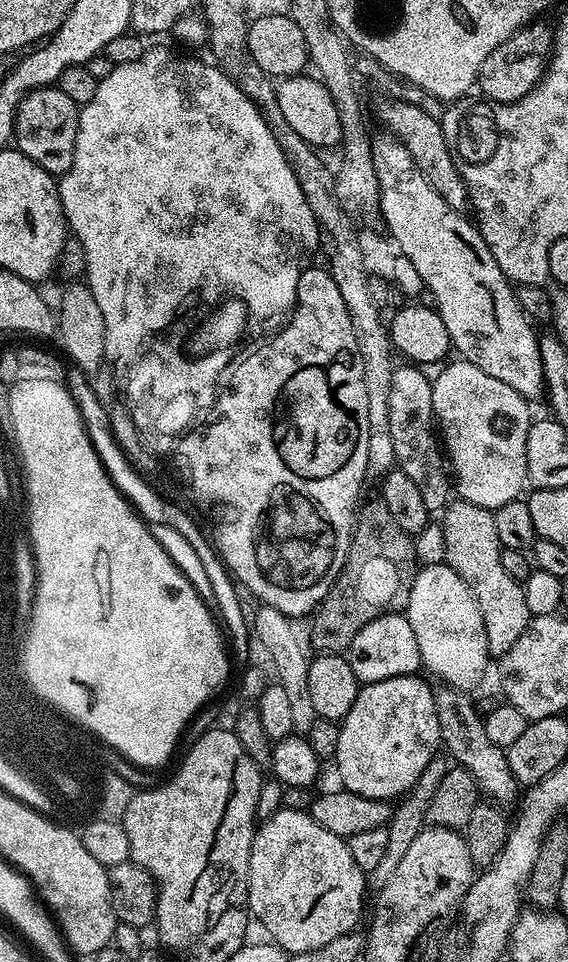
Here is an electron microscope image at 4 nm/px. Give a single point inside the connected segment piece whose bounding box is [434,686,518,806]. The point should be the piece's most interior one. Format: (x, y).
(462, 731)

